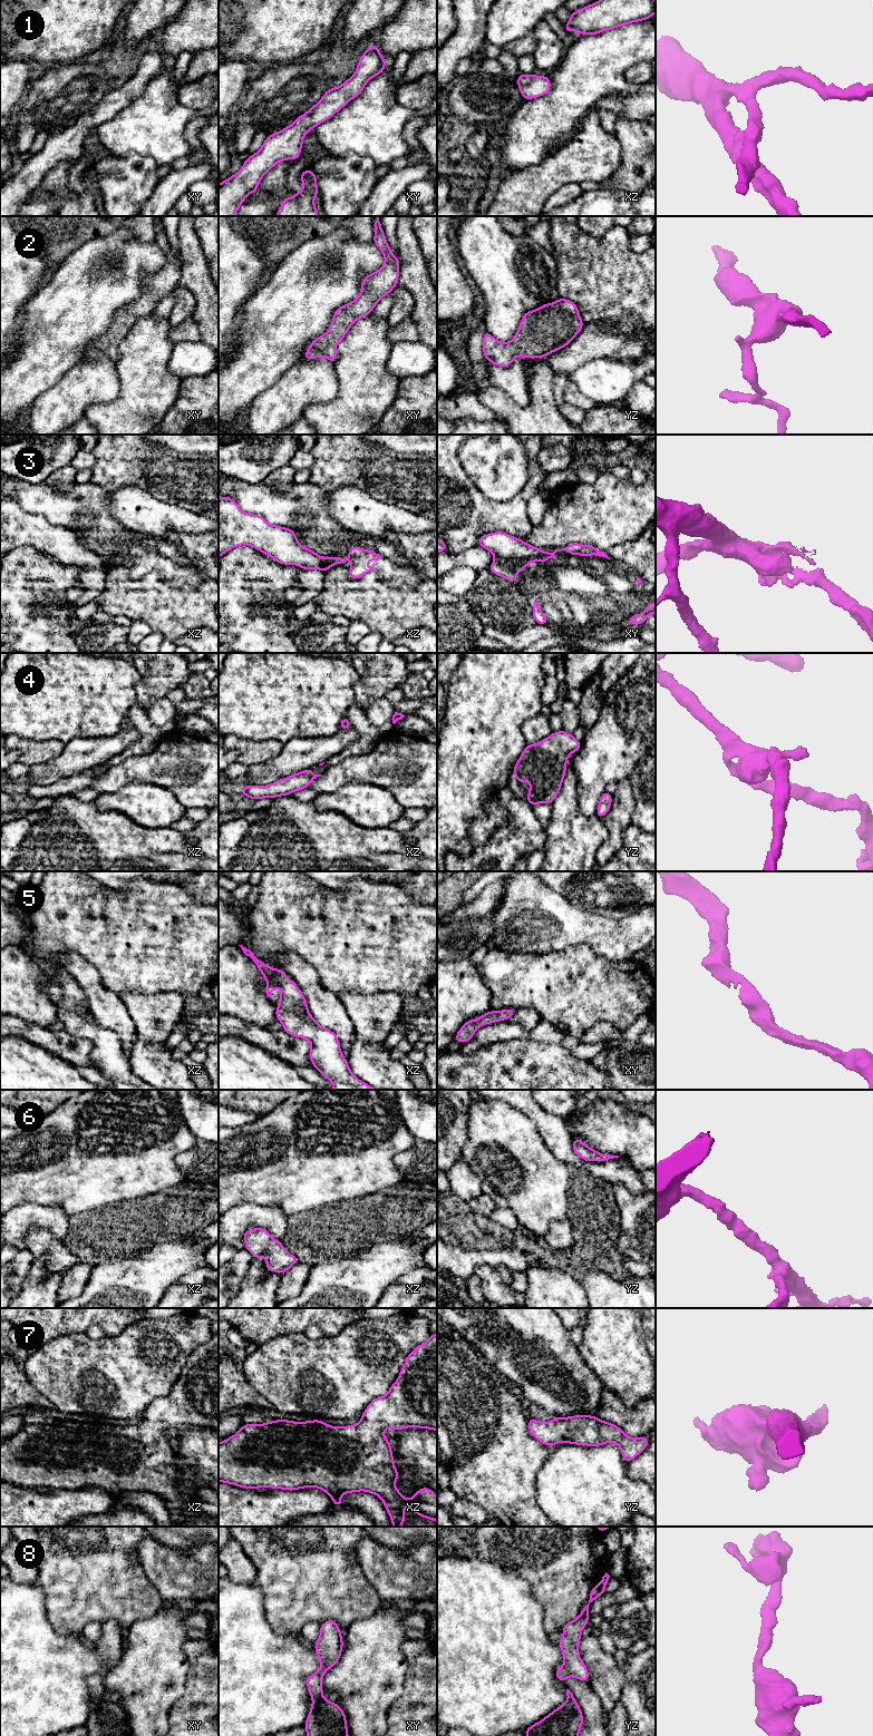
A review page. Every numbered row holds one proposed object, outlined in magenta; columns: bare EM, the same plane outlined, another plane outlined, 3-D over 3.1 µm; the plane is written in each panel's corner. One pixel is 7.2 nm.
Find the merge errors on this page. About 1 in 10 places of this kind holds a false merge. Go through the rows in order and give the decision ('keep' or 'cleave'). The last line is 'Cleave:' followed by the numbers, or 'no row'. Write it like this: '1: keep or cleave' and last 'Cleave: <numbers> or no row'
1: keep
2: keep
3: keep
4: keep
5: keep
6: keep
7: keep
8: keep
Cleave: no row

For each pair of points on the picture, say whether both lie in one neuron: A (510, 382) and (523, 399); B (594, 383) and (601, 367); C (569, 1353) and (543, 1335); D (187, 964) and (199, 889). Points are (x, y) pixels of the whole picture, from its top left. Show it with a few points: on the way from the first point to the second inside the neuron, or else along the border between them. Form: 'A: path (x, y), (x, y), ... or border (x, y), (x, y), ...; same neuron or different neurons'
A: path (514, 387), (520, 395); same neuron
B: path (599, 379), (601, 371); same neuron
C: path (562, 1353), (550, 1342); same neuron
D: border (180, 886), (195, 899), (206, 905); different neurons

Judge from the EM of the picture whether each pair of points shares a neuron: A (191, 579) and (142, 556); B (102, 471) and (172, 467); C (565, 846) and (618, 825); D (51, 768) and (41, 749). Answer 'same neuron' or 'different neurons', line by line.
A: same neuron
B: same neuron
C: different neurons
D: different neurons

